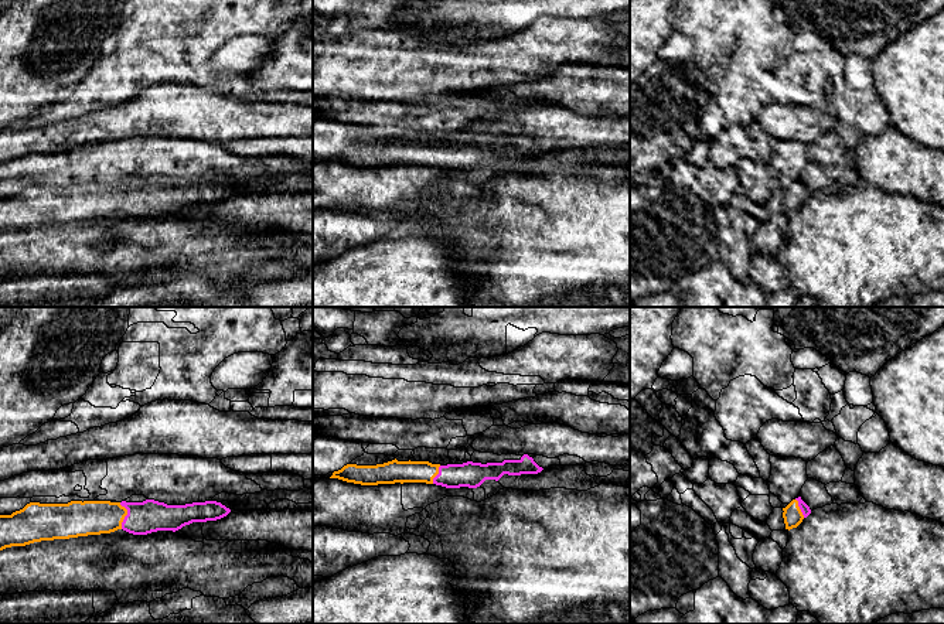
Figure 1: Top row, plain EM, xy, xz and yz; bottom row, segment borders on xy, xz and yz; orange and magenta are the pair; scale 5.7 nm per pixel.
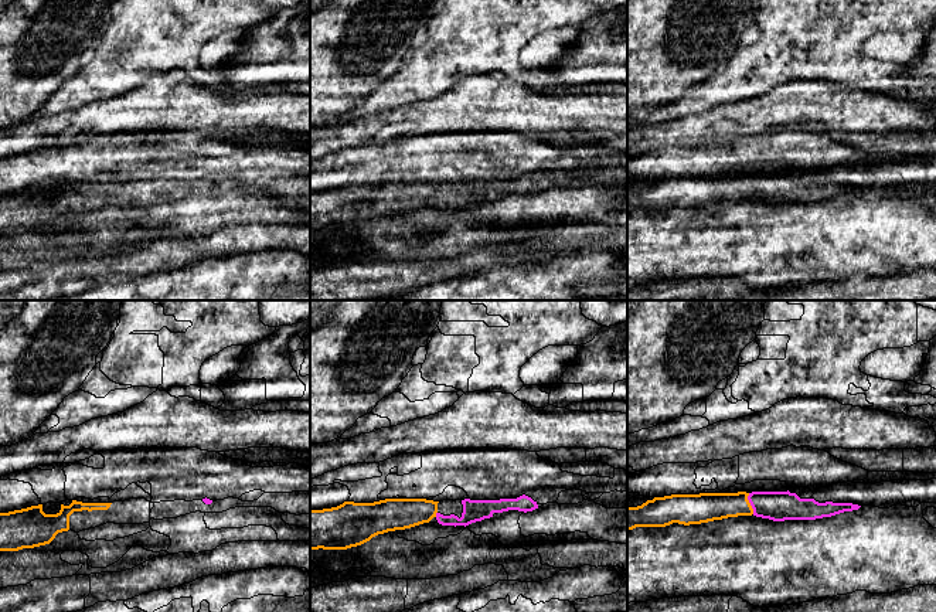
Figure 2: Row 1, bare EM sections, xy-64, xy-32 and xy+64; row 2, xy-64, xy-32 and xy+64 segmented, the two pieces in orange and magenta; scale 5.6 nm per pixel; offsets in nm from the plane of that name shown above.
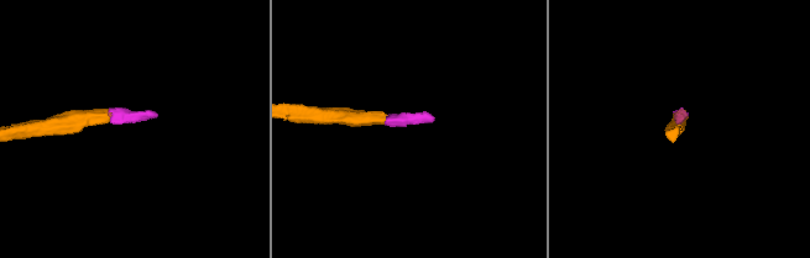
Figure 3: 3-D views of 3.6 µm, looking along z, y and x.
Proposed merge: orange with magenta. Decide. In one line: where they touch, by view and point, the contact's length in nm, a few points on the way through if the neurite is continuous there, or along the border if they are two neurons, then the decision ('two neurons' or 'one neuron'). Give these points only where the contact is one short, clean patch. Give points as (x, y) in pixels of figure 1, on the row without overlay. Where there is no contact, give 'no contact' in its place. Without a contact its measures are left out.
meets orange in xy at (126, 197); contact 150 nm long; runs through xy (85, 201), (126, 197), (150, 198); one neuron

